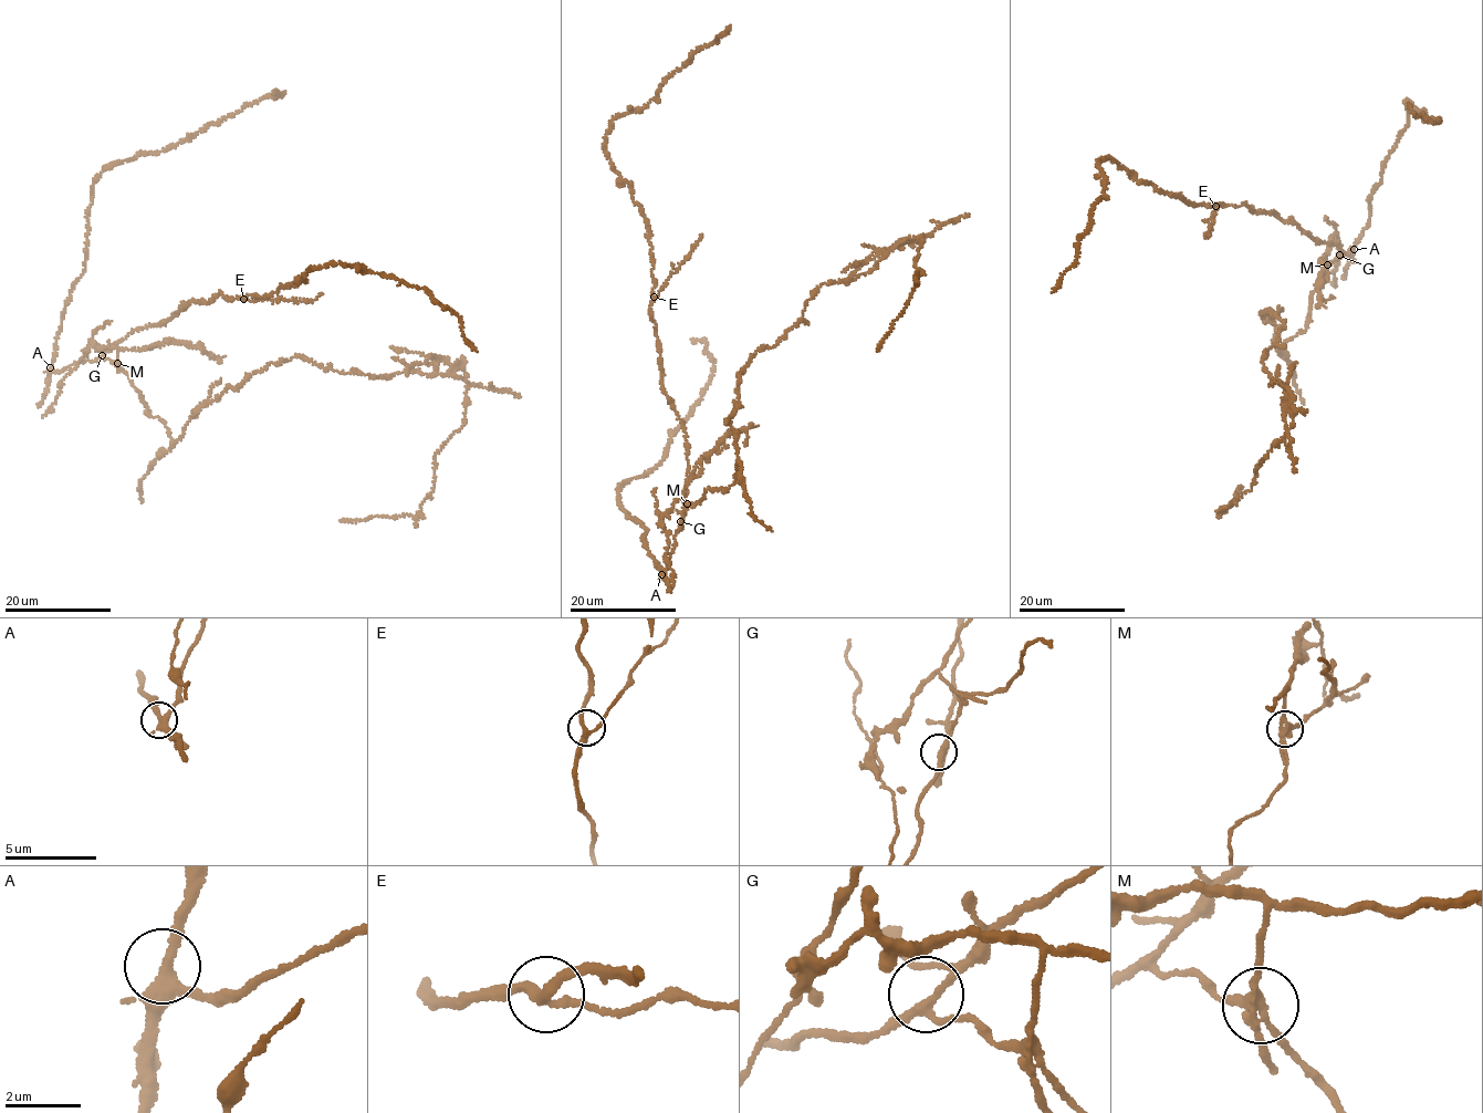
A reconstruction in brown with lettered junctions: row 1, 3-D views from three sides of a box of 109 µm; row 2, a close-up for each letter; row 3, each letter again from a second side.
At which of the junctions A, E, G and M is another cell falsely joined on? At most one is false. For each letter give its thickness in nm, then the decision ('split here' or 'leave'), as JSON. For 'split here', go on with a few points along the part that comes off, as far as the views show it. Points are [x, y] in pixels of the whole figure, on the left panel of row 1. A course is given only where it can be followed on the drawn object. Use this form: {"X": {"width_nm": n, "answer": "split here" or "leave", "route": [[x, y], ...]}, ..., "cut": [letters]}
{"A": {"width_nm": 280, "answer": "leave"}, "E": {"width_nm": 240, "answer": "leave"}, "G": {"width_nm": 200, "answer": "leave"}, "M": {"width_nm": 240, "answer": "split here", "route": [[117, 363], [174, 441], [198, 407], [296, 356], [467, 383], [462, 424], [435, 454], [418, 517], [341, 521]]}, "cut": ["M"]}

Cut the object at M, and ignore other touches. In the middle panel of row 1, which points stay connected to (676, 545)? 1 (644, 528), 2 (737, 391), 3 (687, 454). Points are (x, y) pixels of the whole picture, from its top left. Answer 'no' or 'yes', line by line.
1: yes
2: no
3: yes

